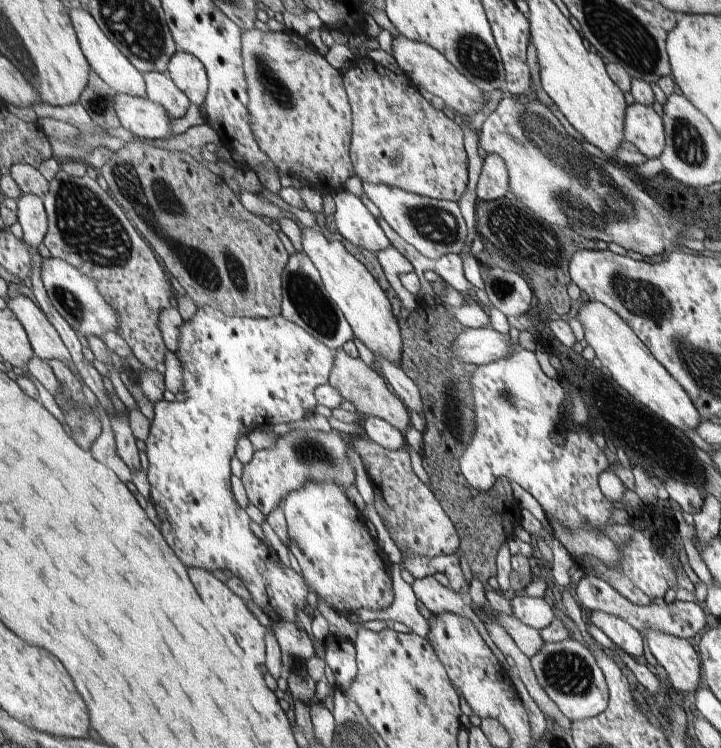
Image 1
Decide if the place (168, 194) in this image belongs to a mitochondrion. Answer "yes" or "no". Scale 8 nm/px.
yes

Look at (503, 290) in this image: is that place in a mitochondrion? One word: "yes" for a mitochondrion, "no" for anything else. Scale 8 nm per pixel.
yes

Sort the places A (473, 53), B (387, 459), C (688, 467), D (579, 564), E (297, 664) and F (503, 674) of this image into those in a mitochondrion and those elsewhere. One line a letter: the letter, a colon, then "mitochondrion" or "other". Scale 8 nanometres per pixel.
A: mitochondrion
B: other
C: other
D: other
E: other
F: other

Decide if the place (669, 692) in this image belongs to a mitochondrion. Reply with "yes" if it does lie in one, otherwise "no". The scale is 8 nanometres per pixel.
no

